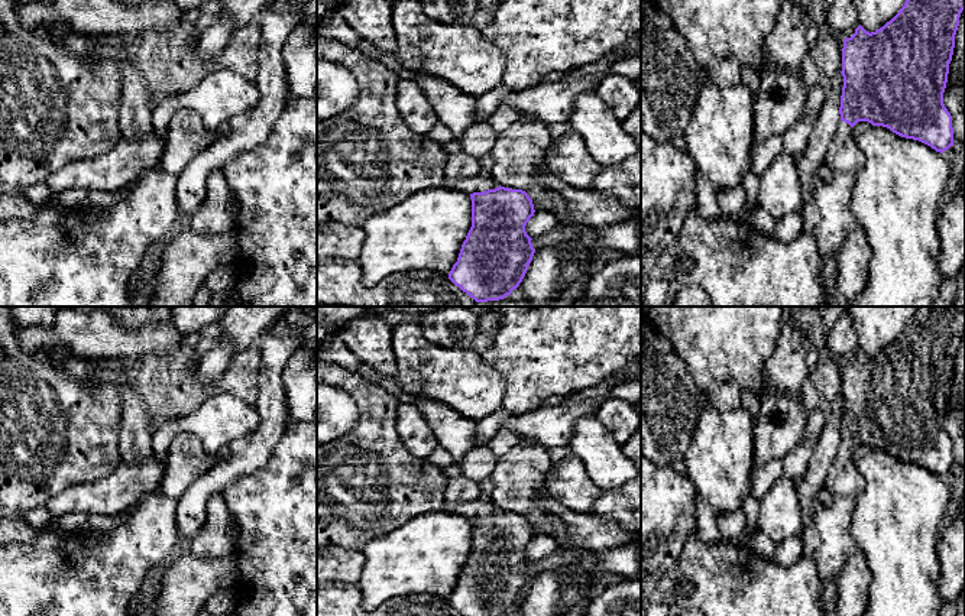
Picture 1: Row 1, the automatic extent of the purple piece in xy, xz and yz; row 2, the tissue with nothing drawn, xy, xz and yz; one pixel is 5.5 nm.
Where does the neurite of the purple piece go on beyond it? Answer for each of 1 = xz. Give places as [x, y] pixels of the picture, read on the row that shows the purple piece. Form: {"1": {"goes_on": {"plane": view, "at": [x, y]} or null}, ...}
{"1": {"goes_on": {"plane": "xz", "at": [475, 184]}}}

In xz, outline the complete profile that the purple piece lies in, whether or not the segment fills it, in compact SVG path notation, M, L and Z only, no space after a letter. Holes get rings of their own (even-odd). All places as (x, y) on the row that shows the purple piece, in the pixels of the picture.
M466 176L444 187L472 198L472 227L449 279L476 302L503 299L519 286L535 253L525 231L535 213L532 200L525 191L501 187L492 178Z

